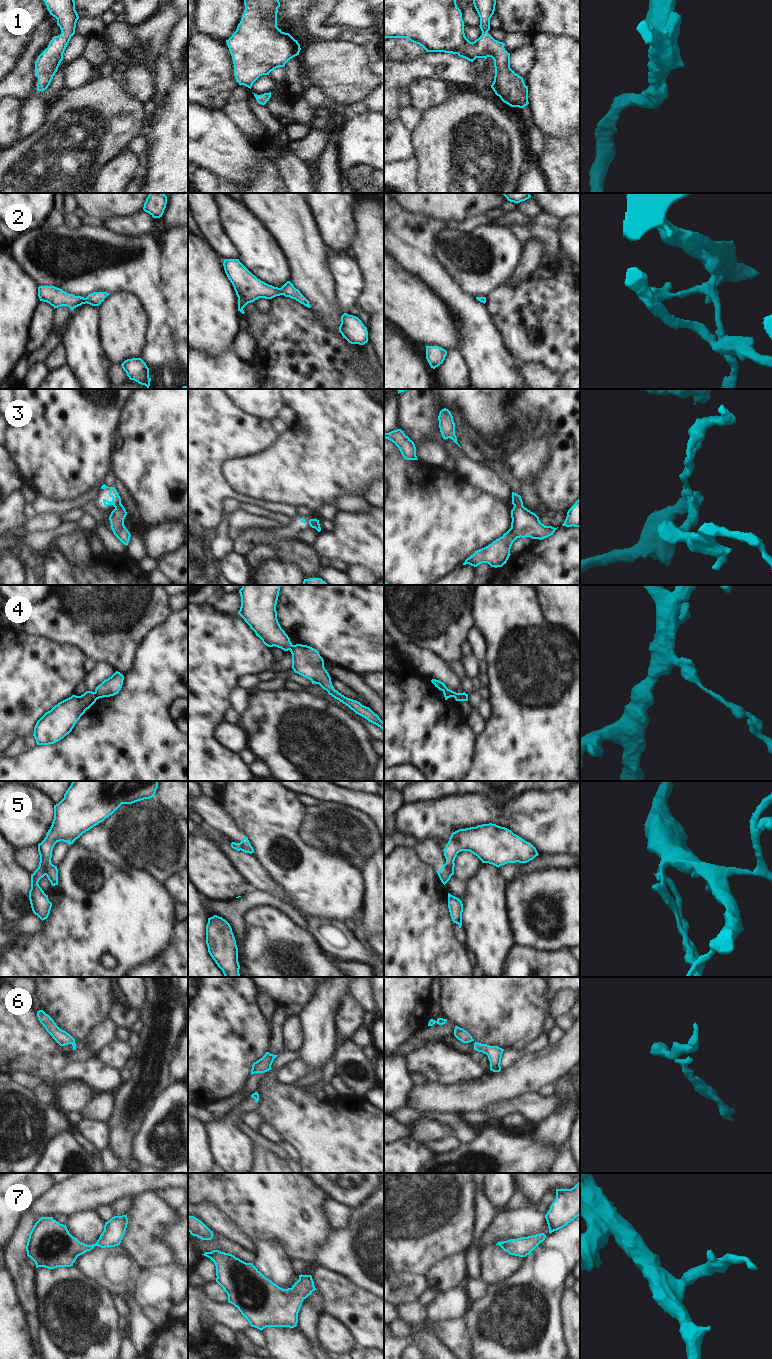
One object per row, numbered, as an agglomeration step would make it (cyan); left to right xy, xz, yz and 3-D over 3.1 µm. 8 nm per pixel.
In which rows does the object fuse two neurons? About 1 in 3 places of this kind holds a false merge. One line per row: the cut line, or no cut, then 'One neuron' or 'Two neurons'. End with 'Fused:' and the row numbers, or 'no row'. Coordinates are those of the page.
1: No split. One neuron
2: No split. One neuron
3: Split along yz (522, 503), (514, 505). Two neurons
4: Split along xy (94, 692), (97, 698). Two neurons
5: Split along xy (50, 862), (44, 874). Two neurons
6: Split along xy (74, 1041), (72, 1044). Two neurons
7: No split. One neuron
Fused: 3, 4, 5, 6

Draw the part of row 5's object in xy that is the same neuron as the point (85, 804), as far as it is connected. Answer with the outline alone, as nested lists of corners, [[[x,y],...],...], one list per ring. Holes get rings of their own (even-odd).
[[[73,781],[64,798],[54,805],[54,819],[44,840],[38,844],[40,862],[31,874],[29,900],[32,911],[47,919],[52,903],[38,882],[45,876],[57,842],[73,844],[83,833],[103,822],[122,804],[154,797],[159,781]]]

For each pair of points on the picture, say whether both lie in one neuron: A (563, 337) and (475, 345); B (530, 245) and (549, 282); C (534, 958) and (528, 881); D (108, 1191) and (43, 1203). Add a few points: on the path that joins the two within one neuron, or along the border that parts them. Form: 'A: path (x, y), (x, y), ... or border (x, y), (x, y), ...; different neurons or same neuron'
A: border (493, 321), (505, 347), (518, 361); different neurons
B: border (539, 266), (521, 281); different neurons
C: border (516, 943), (543, 951), (556, 951); different neurons
D: path (92, 1191), (82, 1191), (59, 1199); same neuron

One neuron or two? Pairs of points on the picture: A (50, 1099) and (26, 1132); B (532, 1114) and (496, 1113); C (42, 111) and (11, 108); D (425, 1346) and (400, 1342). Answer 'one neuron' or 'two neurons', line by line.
A: two neurons
B: one neuron
C: two neurons
D: two neurons

